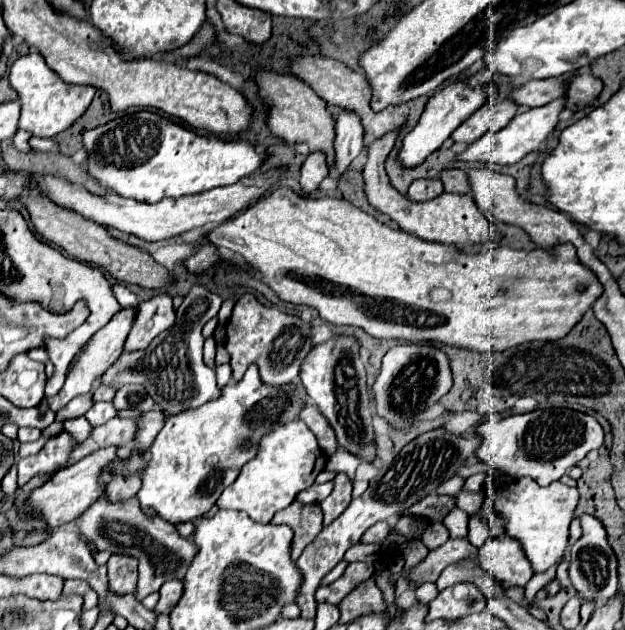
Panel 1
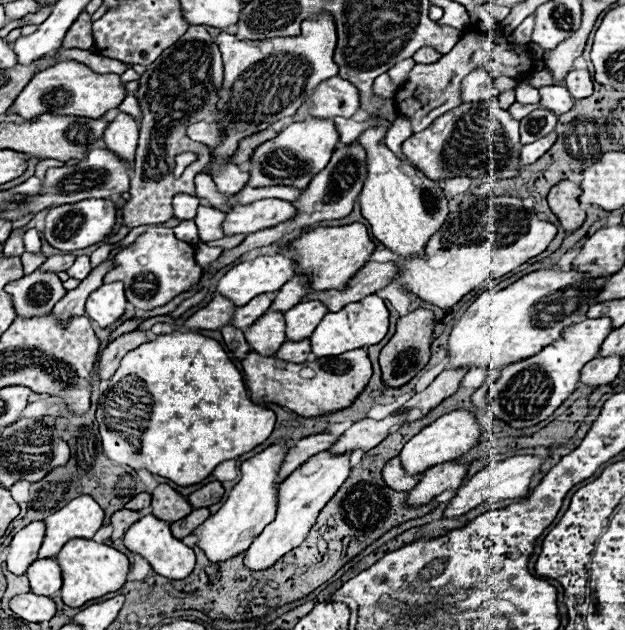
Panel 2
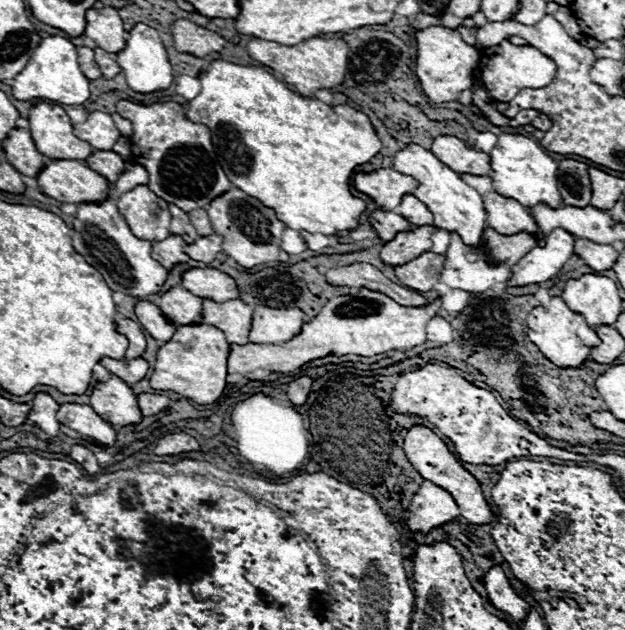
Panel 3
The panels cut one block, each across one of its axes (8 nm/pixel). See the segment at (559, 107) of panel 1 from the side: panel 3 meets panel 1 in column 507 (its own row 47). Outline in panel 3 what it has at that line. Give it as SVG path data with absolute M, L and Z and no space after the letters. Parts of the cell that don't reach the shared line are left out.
M136 24L128 32L126 48L122 52L118 52L118 64L122 68L122 74L124 74L130 90L134 90L138 94L150 94L156 90L166 90L174 82L174 72L172 72L172 64L168 60L166 48L164 48L158 32L146 24Z

